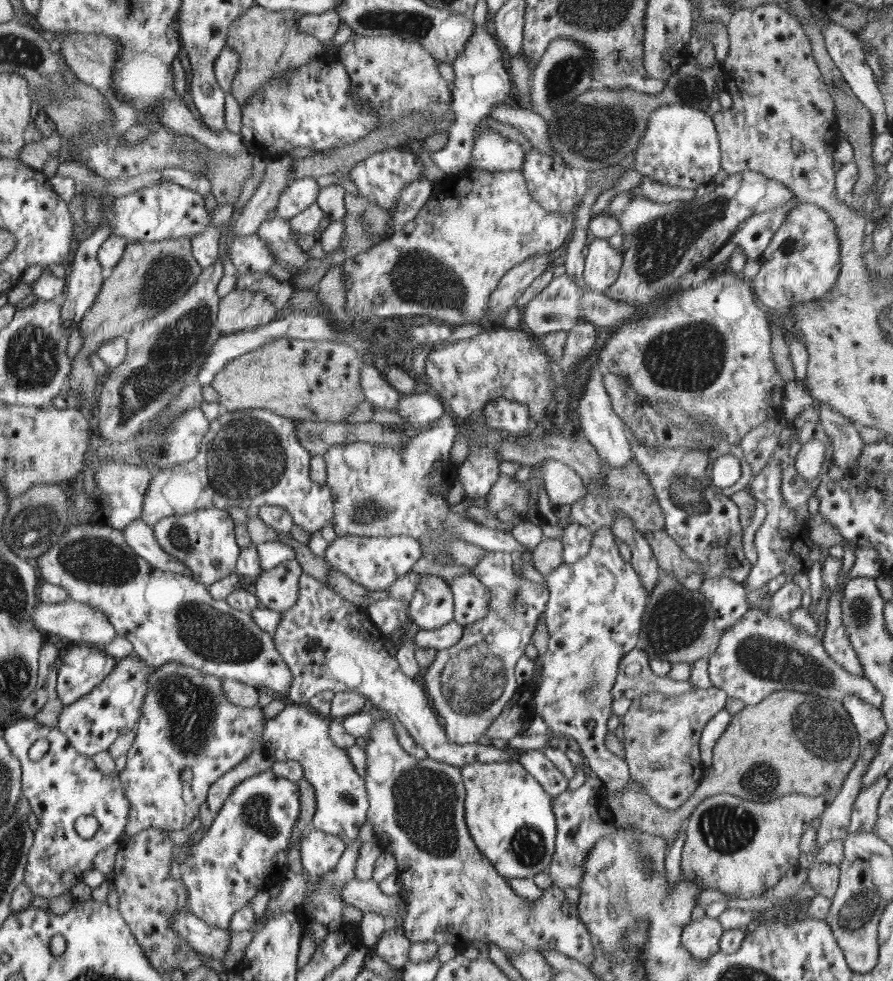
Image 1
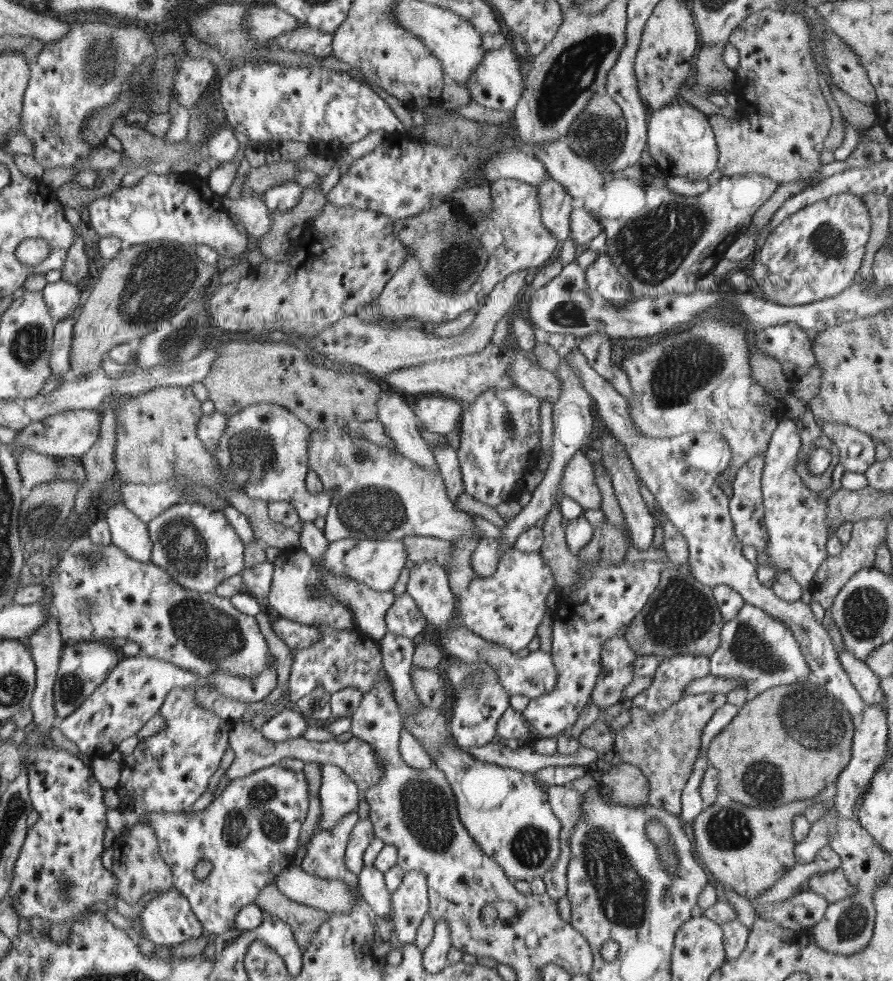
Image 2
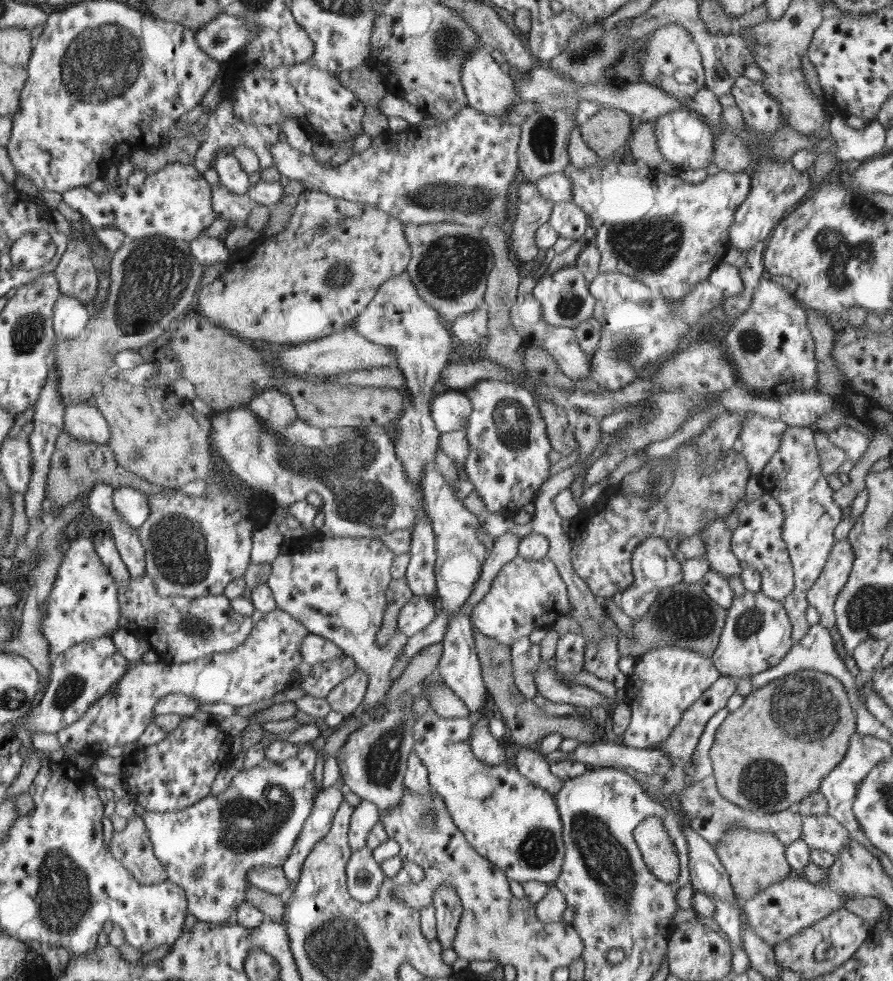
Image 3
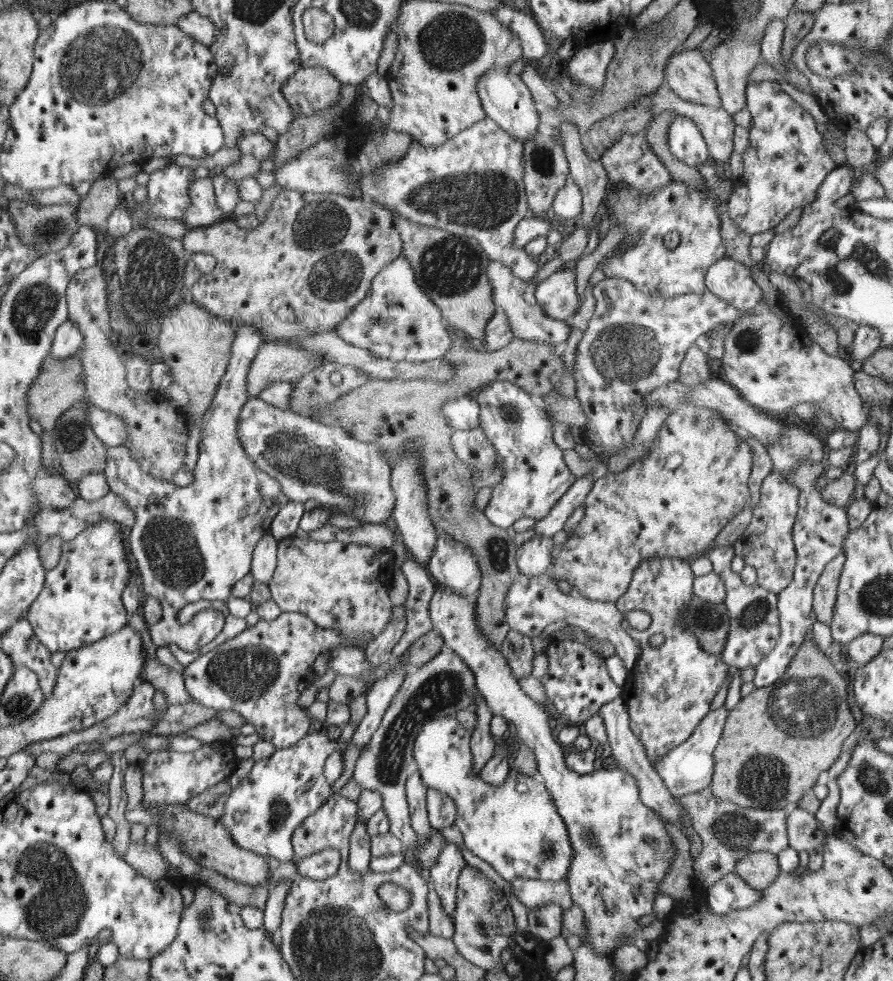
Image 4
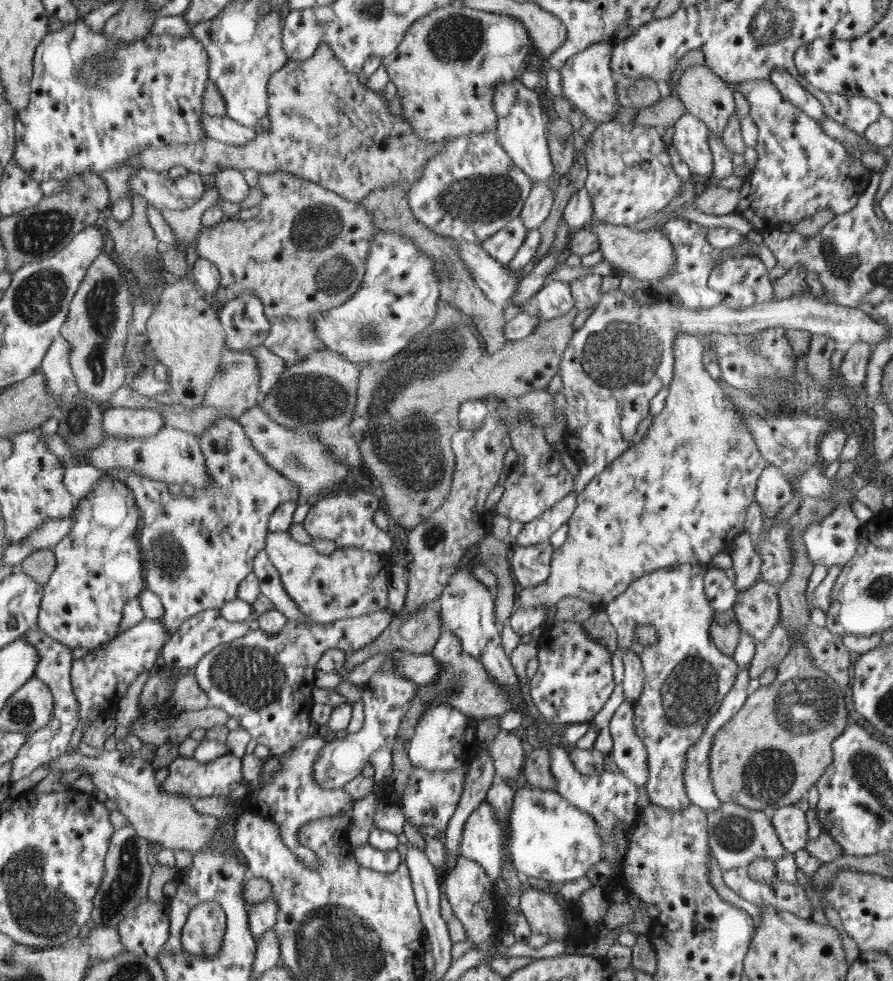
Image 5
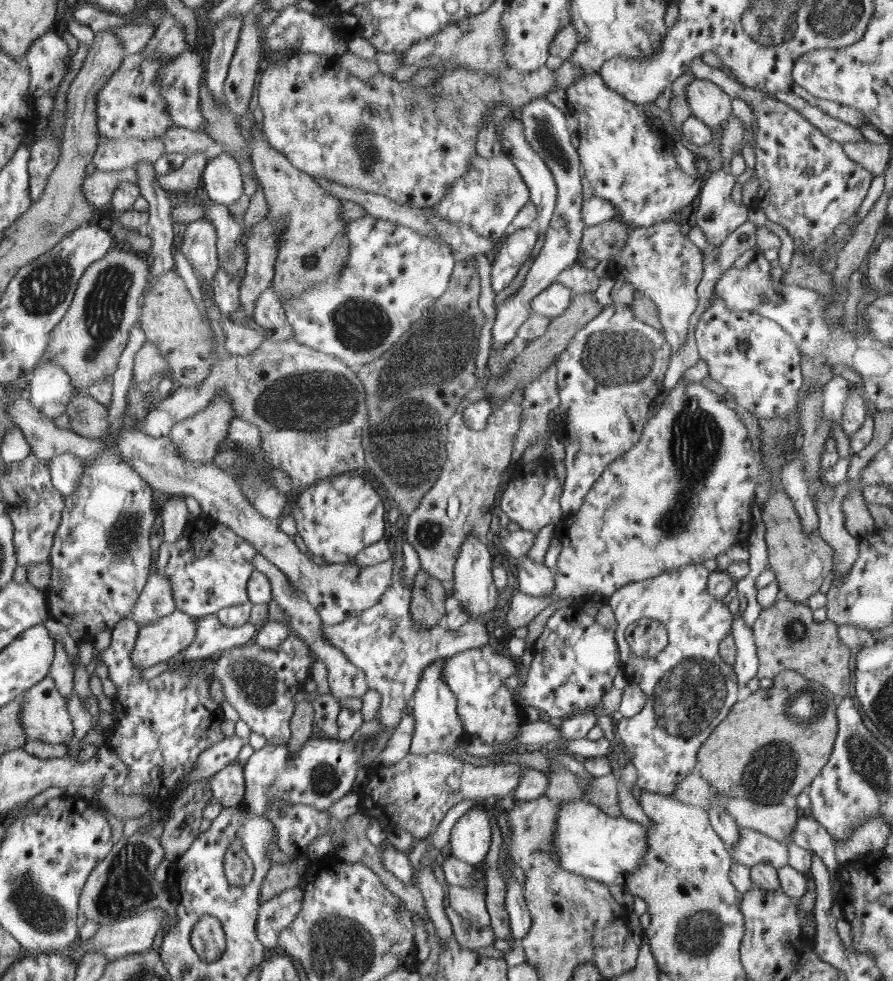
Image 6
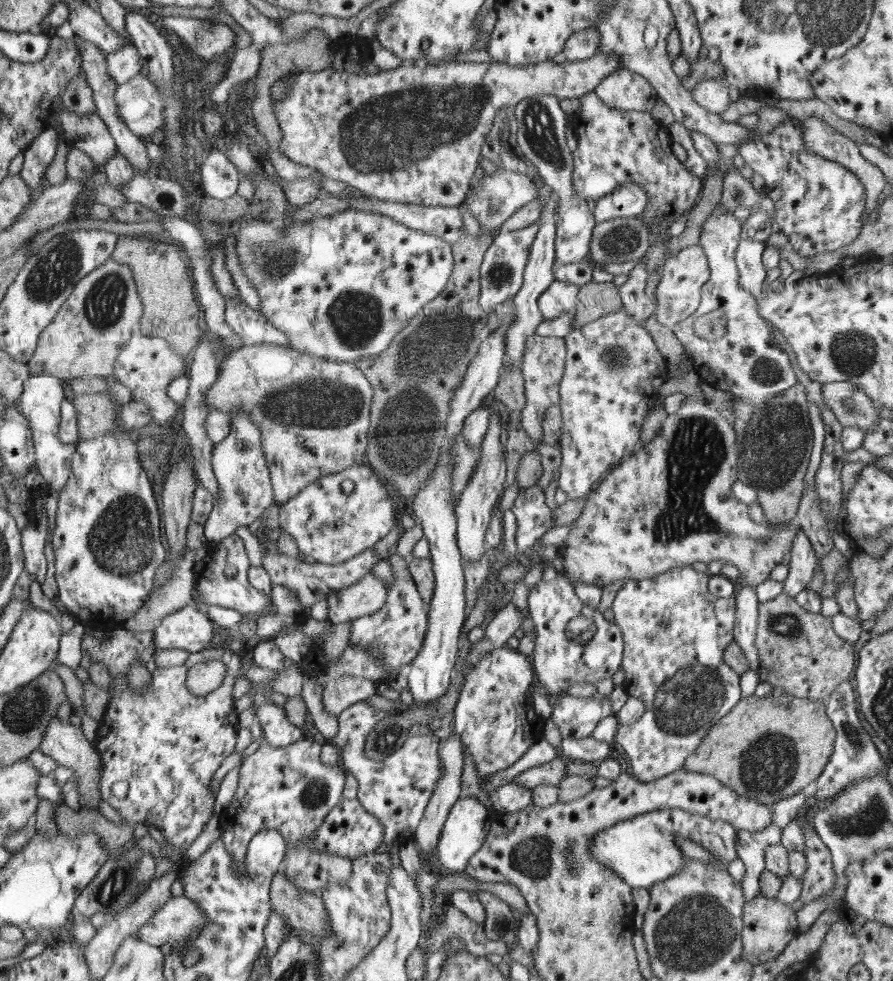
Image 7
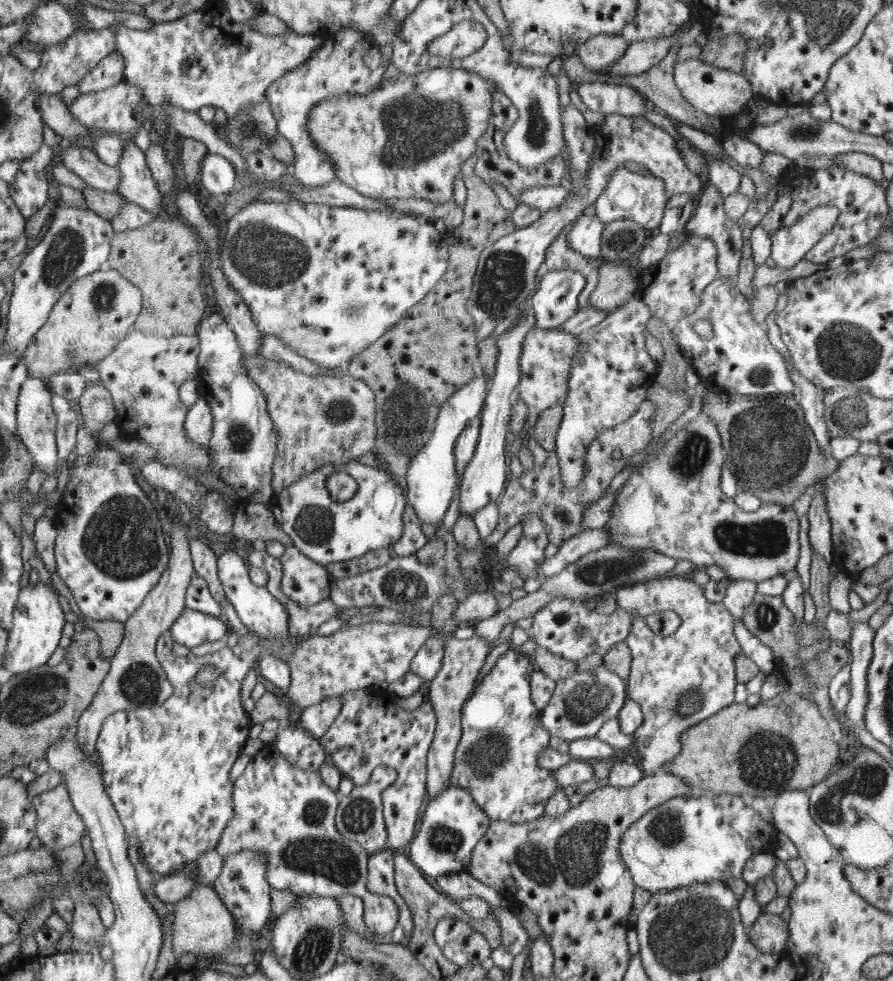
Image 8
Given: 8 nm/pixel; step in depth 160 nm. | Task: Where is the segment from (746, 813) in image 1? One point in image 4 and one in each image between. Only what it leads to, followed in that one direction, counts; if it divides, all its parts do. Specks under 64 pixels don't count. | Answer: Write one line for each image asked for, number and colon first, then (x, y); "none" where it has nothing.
2: (748, 849)
3: (754, 860)
4: (759, 870)

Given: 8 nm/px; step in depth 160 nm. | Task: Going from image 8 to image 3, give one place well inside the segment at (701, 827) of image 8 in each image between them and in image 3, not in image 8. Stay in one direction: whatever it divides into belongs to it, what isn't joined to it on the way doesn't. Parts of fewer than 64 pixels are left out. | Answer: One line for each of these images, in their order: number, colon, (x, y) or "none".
3: (515, 824)
4: (516, 828)
5: (547, 838)
6: (589, 843)
7: (641, 850)

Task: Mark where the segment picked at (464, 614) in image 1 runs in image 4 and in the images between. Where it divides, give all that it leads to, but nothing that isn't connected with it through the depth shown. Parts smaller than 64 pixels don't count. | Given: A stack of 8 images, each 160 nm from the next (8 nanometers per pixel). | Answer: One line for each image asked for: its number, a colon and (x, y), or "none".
2: (506, 608)
3: (526, 594)
4: (533, 602)

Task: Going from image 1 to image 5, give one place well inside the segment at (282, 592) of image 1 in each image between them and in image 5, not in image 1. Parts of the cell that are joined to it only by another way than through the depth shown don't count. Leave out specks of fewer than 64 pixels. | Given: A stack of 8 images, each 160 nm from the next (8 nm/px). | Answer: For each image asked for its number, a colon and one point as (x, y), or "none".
2: (291, 594)
3: (336, 587)
4: (344, 587)
5: (350, 582)

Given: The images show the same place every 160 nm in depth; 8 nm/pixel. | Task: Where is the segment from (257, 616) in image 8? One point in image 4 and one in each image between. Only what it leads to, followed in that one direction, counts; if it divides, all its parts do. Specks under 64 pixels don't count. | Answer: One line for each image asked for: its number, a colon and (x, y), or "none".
4: (191, 543)
5: (198, 550)
6: (209, 565)
7: (221, 578)

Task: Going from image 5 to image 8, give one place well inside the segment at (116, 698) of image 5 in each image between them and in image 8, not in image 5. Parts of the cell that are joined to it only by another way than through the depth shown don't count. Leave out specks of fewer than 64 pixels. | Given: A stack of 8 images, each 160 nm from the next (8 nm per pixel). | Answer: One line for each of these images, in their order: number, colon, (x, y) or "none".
6: (161, 640)
7: (189, 628)
8: (192, 628)

